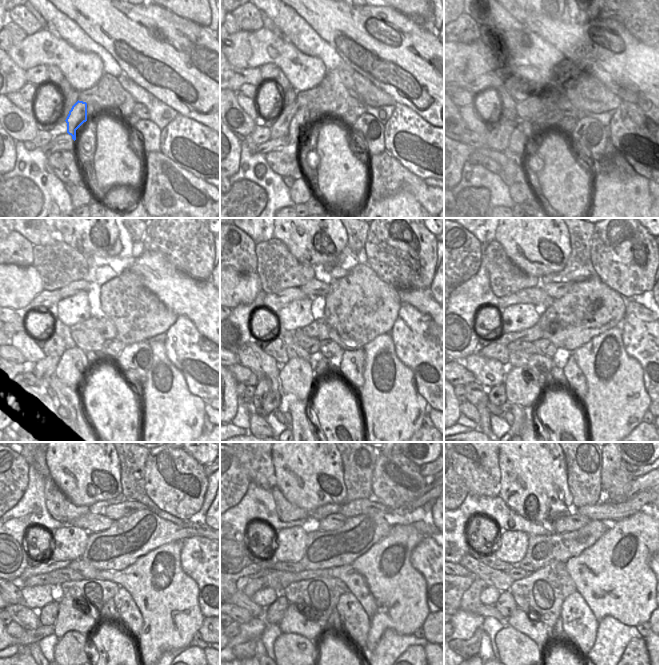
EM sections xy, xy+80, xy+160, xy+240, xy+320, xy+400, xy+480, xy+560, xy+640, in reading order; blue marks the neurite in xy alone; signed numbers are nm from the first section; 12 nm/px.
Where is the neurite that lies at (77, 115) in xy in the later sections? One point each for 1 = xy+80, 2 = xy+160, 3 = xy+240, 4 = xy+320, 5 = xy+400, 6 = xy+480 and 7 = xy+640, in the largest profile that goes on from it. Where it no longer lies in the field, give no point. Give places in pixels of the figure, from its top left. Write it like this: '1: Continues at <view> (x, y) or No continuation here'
1: Continues at xy+80 (299, 124)
2: Continues at xy+160 (523, 136)
3: Continues at xy+240 (73, 370)
4: Continues at xy+320 (296, 377)
5: Continues at xy+400 (523, 386)
6: Continues at xy+480 (81, 617)
7: Continues at xy+640 (539, 632)

